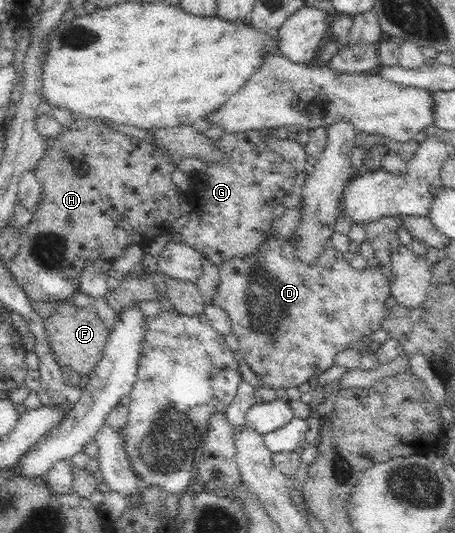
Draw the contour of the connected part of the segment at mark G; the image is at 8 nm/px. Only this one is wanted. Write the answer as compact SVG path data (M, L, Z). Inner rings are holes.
M294 126L262 129L261 131L248 131L237 133L225 133L221 140L215 140L215 147L224 150L229 157L227 162L209 163L207 170L189 175L188 190L182 193L186 202L190 205L188 222L186 228L180 234L183 243L195 251L206 256L215 266L220 267L225 260L235 257L253 254L264 242L266 233L271 230L275 215L273 208L283 202L283 198L289 194L294 187L295 176L298 174L285 174L283 158L266 146L263 140L266 137L277 137L279 139L295 141L303 146L310 142L310 130Z

